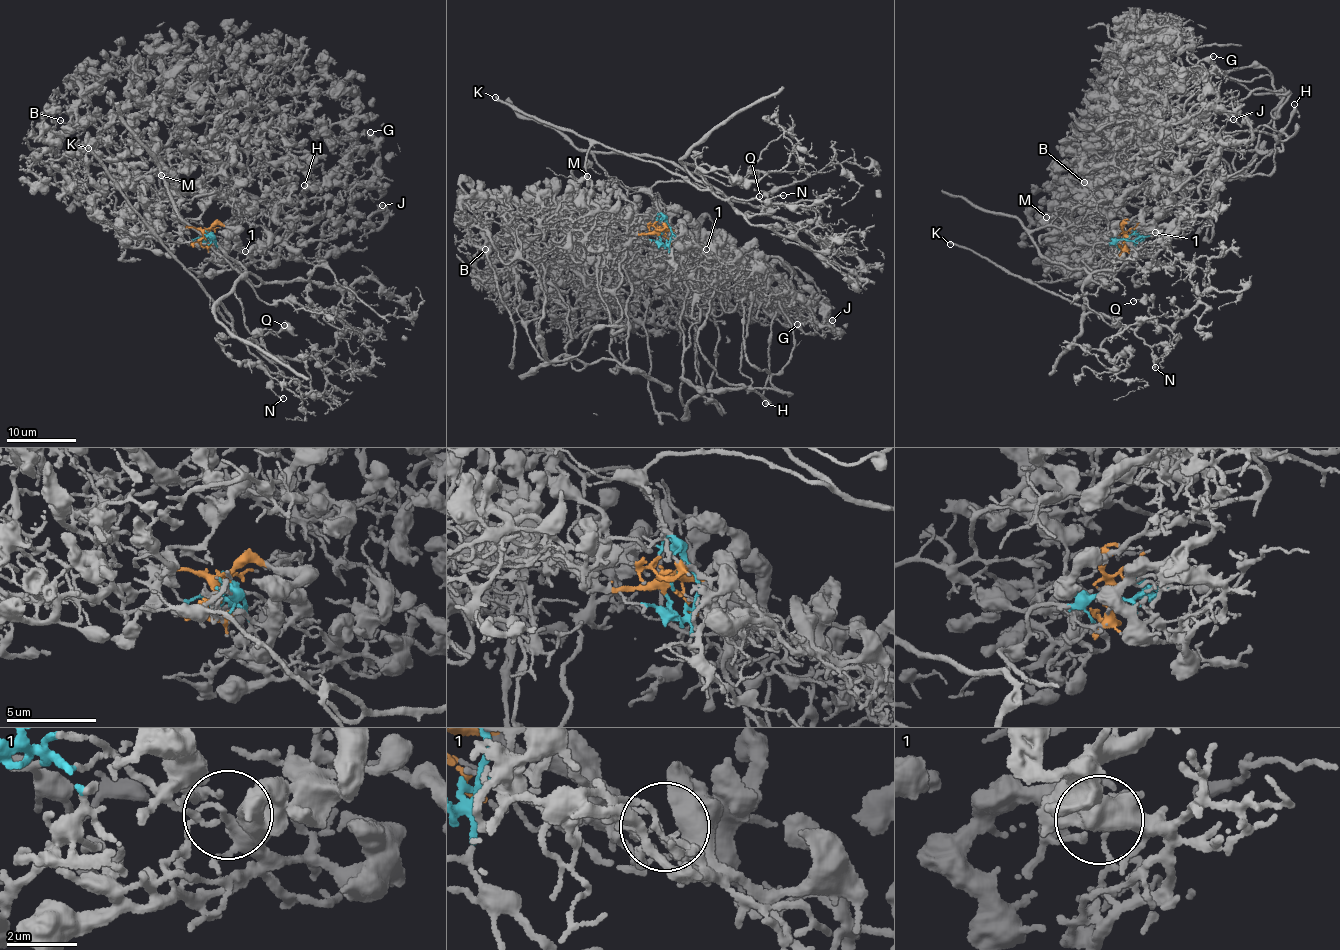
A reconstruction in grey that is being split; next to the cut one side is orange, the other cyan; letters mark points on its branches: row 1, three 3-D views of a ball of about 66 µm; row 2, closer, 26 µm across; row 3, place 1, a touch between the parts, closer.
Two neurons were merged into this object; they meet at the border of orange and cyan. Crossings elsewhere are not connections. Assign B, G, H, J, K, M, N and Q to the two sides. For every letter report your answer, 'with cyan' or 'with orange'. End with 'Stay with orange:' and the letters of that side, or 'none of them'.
B: with orange
G: with orange
H: with orange
J: with orange
K: with cyan
M: with cyan
N: with cyan
Q: with cyan
Stay with orange: B, G, H, J

